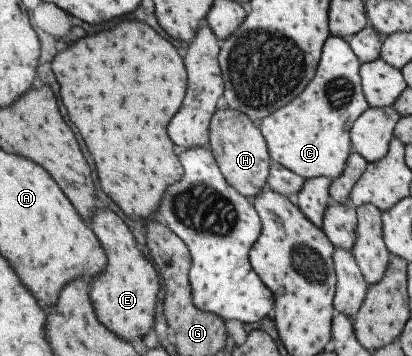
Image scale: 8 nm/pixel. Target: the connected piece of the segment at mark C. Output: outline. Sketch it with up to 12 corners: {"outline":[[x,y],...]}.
{"outline":[[329,35],[311,82],[258,122],[269,156],[335,179],[370,106],[362,62]]}

